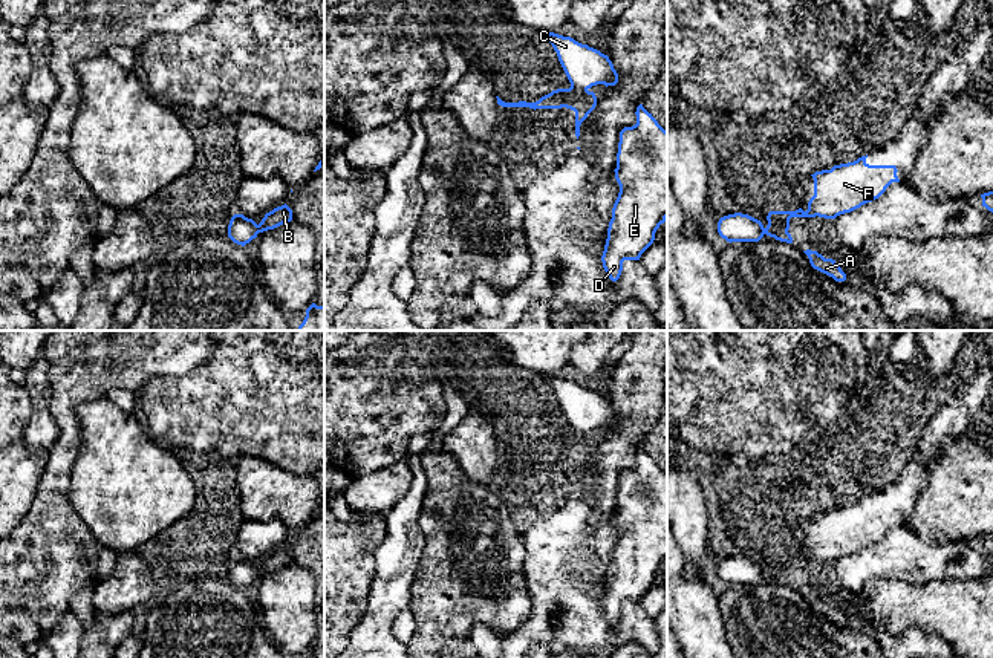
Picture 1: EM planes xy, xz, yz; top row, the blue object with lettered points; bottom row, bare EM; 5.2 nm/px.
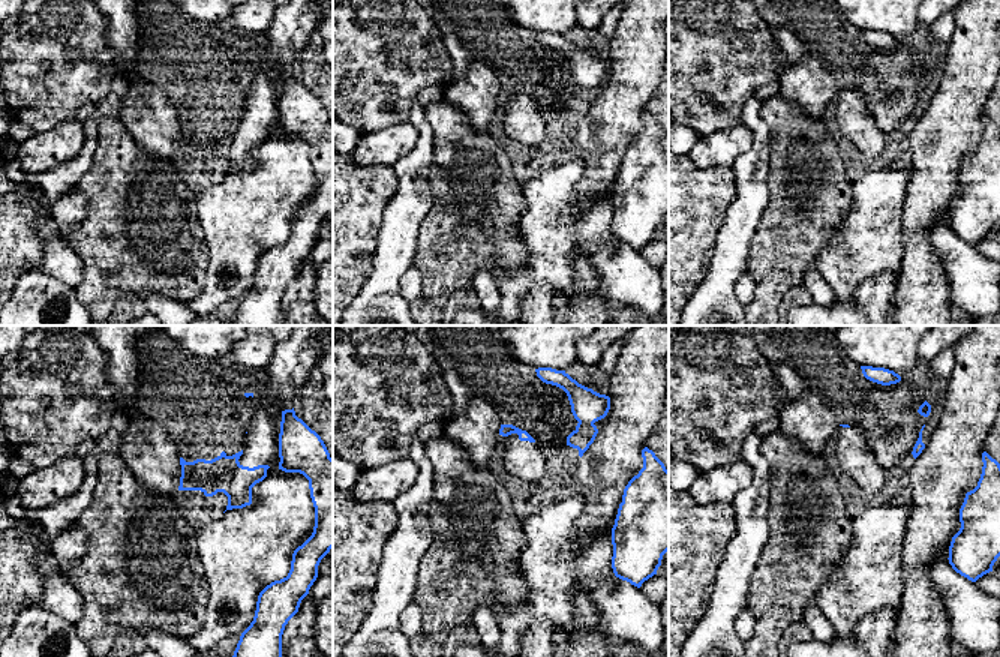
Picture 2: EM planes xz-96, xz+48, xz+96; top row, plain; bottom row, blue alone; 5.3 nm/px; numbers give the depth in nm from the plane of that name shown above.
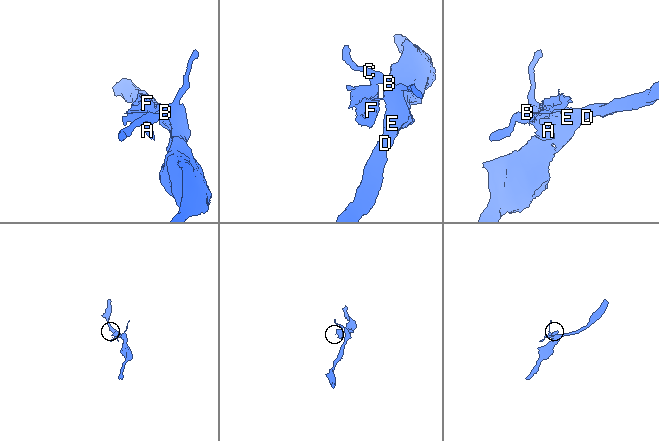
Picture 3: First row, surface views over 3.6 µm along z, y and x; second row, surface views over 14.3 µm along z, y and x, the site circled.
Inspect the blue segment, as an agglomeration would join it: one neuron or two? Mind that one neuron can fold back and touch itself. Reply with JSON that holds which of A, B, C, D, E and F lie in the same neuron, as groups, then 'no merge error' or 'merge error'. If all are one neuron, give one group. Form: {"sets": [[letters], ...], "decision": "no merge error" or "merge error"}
{"sets": [["A", "F"], ["B", "C", "D", "E"]], "decision": "merge error"}

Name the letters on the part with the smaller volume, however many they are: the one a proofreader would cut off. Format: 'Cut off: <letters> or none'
Cut off: A, F

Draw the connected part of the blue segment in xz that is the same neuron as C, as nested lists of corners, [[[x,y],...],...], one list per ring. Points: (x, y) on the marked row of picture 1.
[[[548,32],[546,37],[572,86],[588,90],[597,84],[607,87],[618,83],[618,73],[607,55],[571,37],[554,32]]]

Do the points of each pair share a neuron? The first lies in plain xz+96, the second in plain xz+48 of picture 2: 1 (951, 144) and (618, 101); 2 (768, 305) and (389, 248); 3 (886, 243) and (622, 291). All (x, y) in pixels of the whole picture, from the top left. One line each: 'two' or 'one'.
1: one
2: two
3: one

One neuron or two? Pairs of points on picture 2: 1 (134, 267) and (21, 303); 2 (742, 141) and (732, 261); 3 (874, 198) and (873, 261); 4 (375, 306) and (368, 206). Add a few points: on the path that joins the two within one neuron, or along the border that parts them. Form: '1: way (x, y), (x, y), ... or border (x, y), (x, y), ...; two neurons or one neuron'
1: border (72, 288), (77, 299), (87, 309); two neurons
2: border (742, 123), (753, 134), (753, 143), (730, 167); two neurons
3: way (873, 213), (873, 221), (867, 227), (870, 246); one neuron
4: border (381, 227), (377, 236), (371, 272), (357, 293); two neurons

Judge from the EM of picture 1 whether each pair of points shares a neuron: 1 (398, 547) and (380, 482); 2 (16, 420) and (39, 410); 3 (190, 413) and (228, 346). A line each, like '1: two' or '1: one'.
1: two
2: two
3: one

